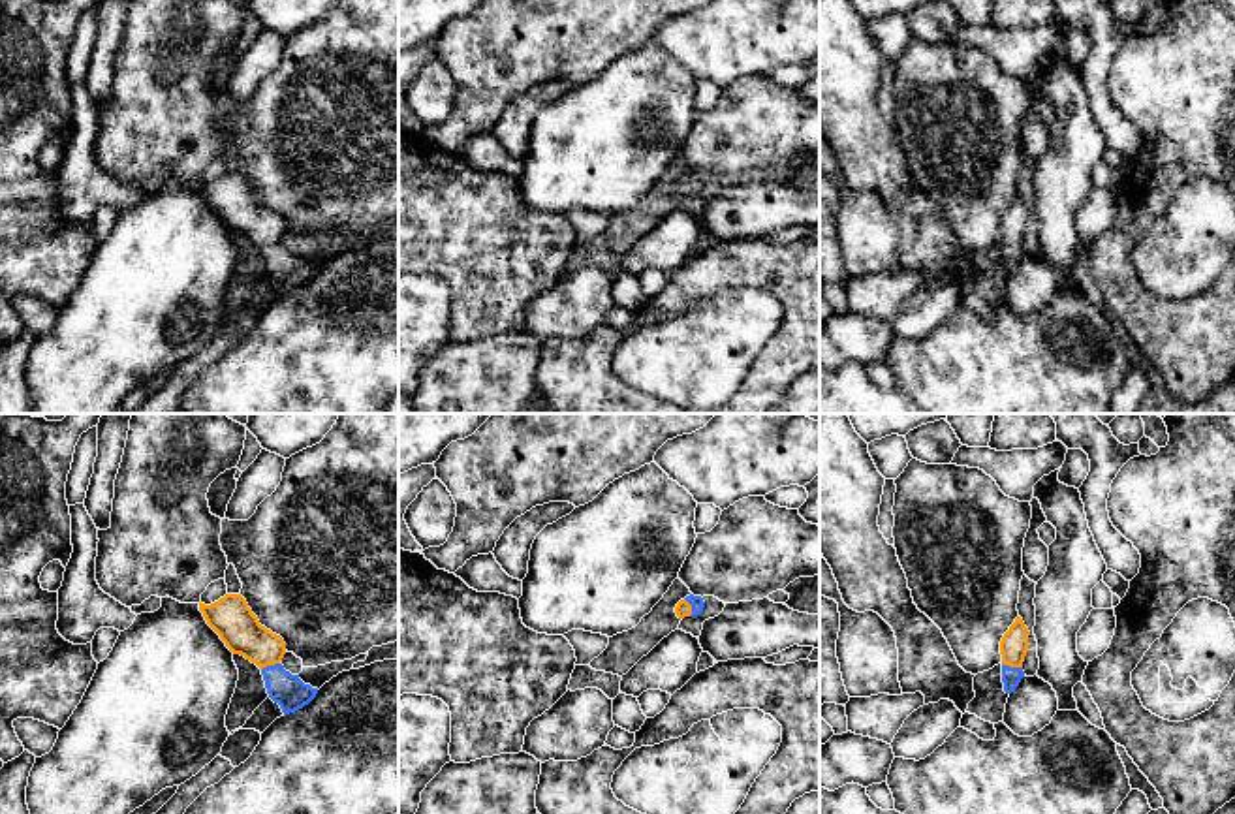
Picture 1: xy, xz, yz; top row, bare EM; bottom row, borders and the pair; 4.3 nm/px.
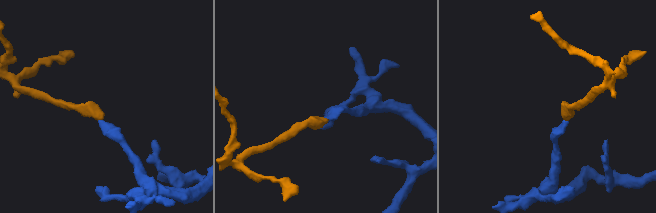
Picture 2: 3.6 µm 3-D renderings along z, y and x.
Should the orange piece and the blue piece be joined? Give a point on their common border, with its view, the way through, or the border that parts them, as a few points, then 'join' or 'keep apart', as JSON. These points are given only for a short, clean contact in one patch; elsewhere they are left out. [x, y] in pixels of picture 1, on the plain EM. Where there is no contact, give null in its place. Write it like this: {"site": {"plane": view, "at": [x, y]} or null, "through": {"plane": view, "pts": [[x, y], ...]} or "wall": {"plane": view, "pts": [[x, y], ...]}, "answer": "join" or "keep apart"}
{"site": {"plane": "yz", "at": [1012, 245]}, "through": {"plane": "yz", "pts": [[1014, 224], [1012, 245], [1010, 254]]}, "answer": "join"}

